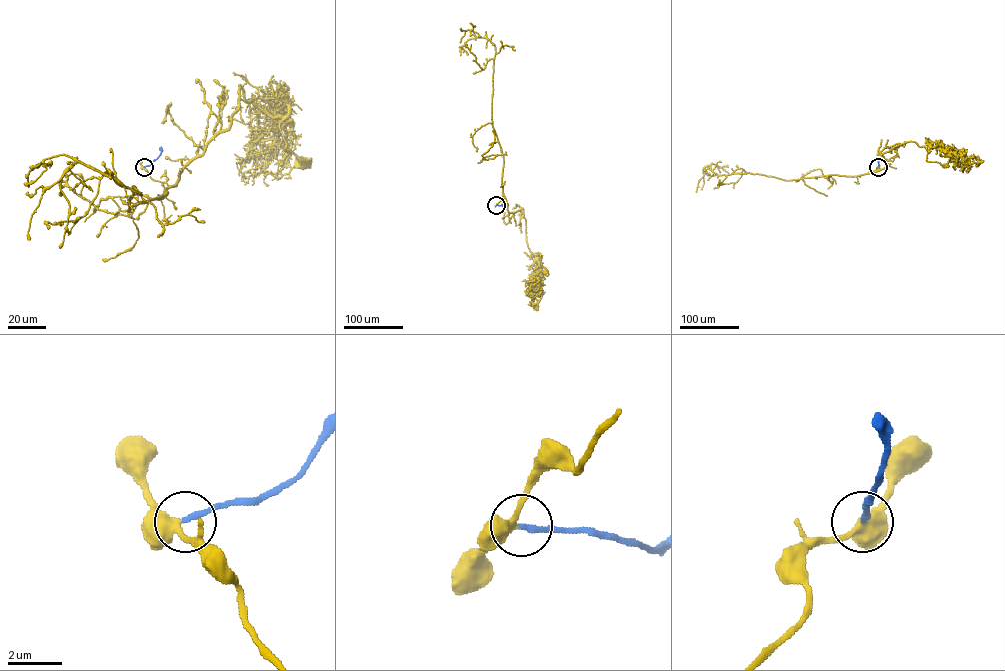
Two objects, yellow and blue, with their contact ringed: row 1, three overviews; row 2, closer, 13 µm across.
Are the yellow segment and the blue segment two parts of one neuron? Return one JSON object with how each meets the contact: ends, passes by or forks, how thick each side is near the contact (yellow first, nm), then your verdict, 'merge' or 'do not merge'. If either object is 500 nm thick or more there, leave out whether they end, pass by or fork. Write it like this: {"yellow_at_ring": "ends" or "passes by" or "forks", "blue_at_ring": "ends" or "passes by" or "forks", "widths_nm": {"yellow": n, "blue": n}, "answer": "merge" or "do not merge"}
{"yellow_at_ring": "passes by", "blue_at_ring": "ends", "widths_nm": {"yellow": 400, "blue": 200}, "answer": "merge"}

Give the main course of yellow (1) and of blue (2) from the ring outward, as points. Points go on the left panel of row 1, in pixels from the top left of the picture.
1: (144, 167), (173, 186), (229, 128), (239, 86), (246, 101), (279, 124), (285, 150), (304, 162)
2: (144, 167), (157, 158), (161, 147)

